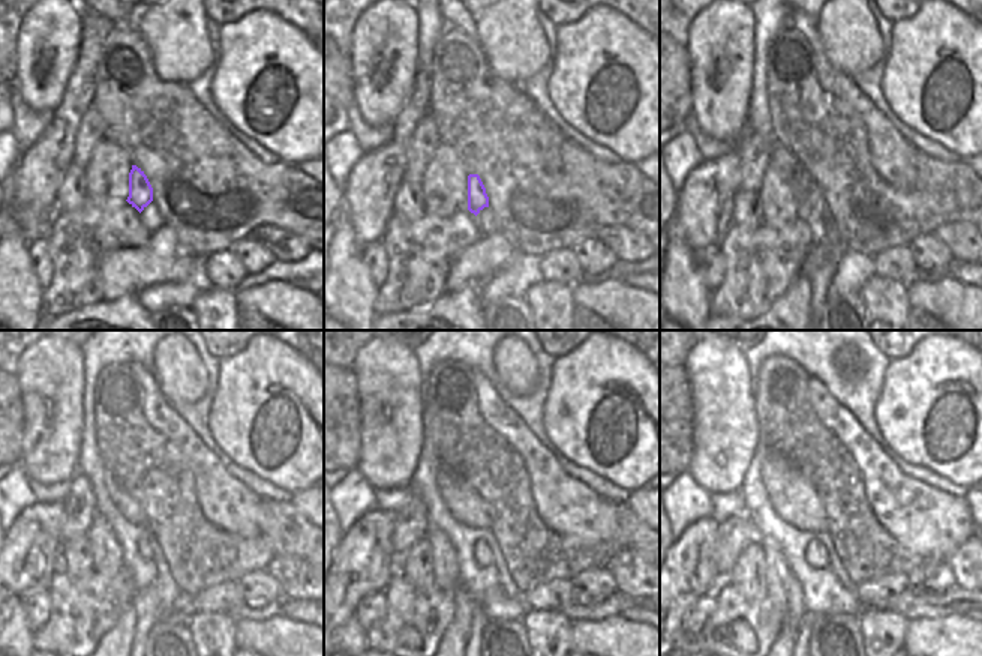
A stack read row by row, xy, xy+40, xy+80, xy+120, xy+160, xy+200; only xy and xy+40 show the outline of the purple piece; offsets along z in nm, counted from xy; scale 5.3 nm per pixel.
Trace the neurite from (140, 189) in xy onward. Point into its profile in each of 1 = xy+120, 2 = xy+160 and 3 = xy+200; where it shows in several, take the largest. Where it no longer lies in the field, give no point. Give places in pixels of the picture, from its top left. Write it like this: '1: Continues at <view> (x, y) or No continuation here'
1: Continues at xy+120 (144, 547)
2: Continues at xy+160 (482, 553)
3: Continues at xy+200 (816, 556)

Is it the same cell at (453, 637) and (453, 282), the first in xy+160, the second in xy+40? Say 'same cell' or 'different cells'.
different cells

